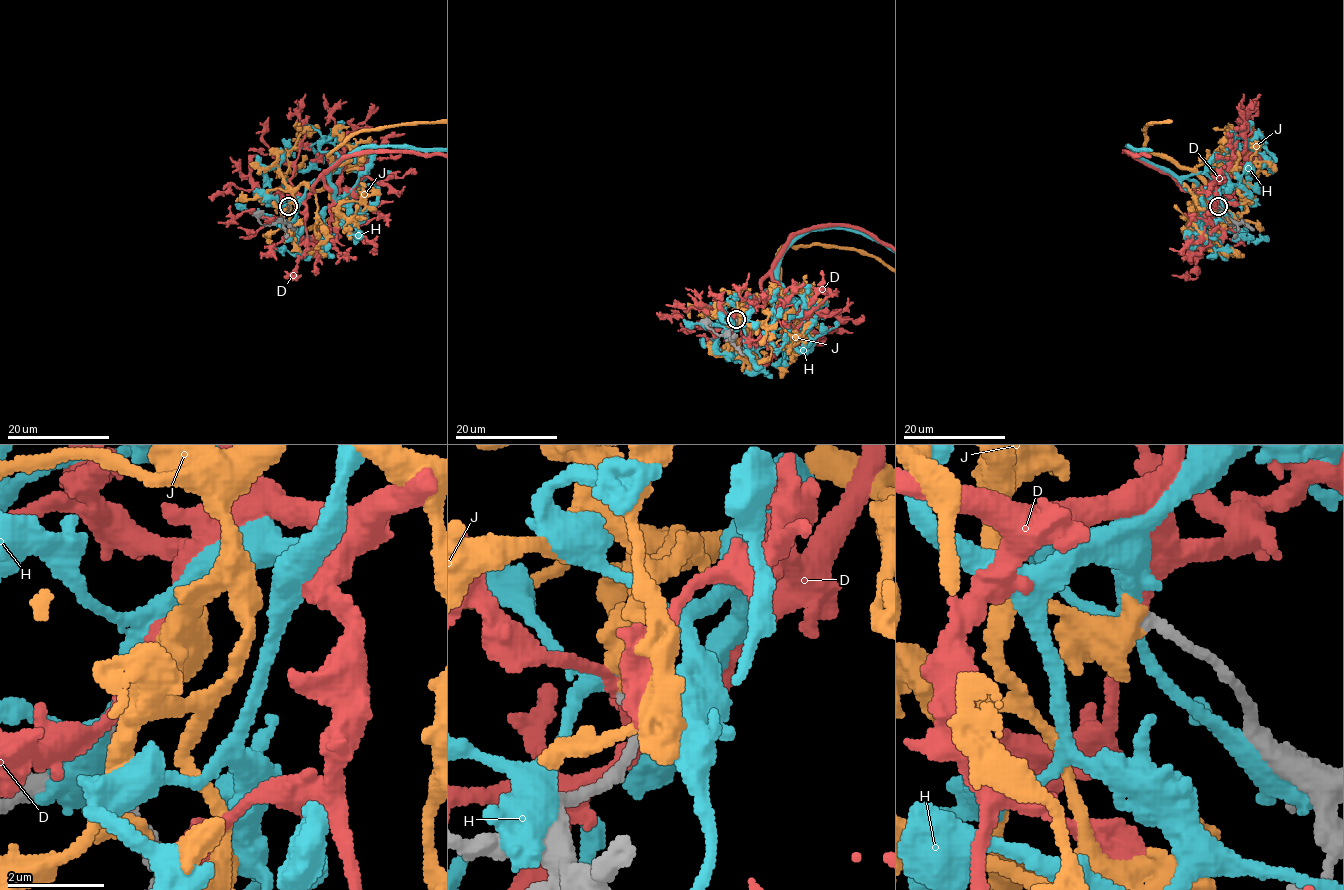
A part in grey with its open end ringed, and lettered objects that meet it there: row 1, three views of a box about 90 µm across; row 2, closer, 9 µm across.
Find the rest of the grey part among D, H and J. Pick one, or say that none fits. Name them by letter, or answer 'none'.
J

